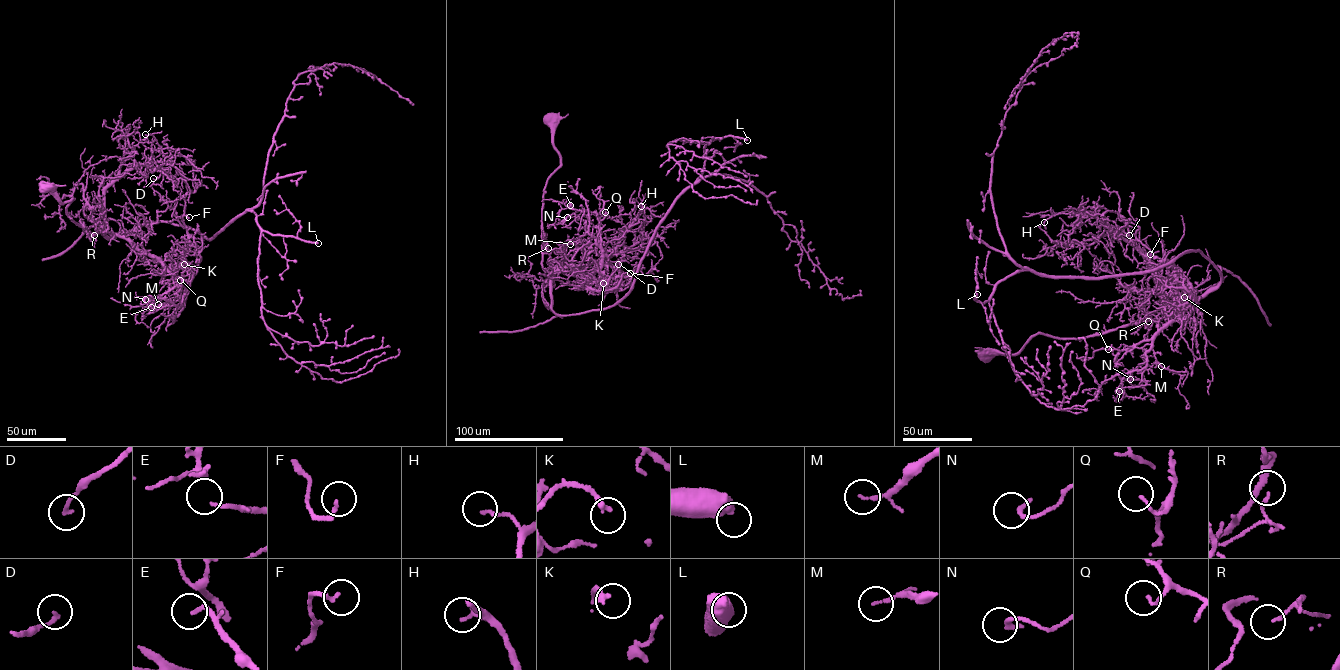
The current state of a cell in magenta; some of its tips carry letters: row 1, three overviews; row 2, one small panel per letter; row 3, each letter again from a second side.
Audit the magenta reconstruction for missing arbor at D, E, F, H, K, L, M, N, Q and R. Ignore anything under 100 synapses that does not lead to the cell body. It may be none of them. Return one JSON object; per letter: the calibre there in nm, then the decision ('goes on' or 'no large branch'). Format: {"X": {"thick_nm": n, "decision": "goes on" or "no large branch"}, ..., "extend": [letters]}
{"D": {"thick_nm": 150, "decision": "no large branch"}, "E": {"thick_nm": 110, "decision": "no large branch"}, "F": {"thick_nm": 140, "decision": "no large branch"}, "H": {"thick_nm": 140, "decision": "no large branch"}, "K": {"thick_nm": 240, "decision": "no large branch"}, "L": {"thick_nm": 600, "decision": "goes on"}, "M": {"thick_nm": 140, "decision": "no large branch"}, "N": {"thick_nm": 220, "decision": "no large branch"}, "Q": {"thick_nm": 110, "decision": "no large branch"}, "R": {"thick_nm": 130, "decision": "no large branch"}, "extend": ["L"]}

